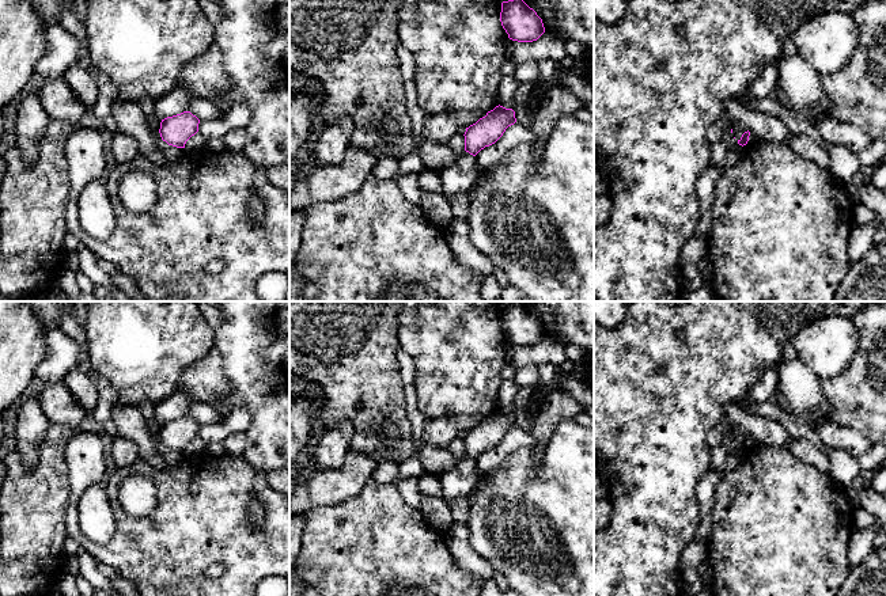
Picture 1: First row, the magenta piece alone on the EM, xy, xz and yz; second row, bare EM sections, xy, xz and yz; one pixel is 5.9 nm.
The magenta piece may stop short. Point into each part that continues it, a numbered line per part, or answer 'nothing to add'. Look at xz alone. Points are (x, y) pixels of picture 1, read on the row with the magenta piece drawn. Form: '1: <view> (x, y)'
nothing to add

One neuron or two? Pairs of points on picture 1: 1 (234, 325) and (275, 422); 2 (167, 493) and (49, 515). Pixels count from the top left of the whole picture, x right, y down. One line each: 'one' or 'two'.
1: one
2: two

